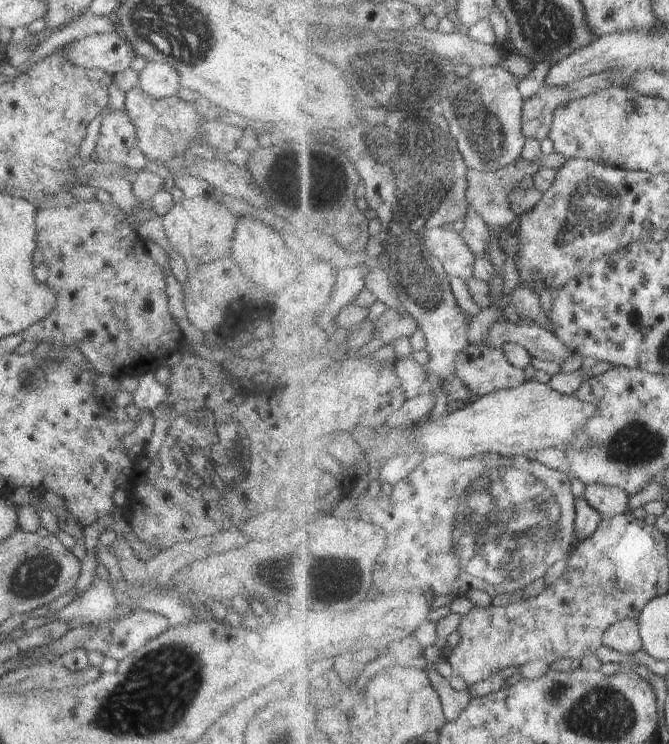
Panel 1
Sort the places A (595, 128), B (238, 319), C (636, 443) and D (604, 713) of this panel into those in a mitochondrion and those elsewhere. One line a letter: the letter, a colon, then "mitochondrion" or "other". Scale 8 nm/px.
A: other
B: other
C: mitochondrion
D: mitochondrion

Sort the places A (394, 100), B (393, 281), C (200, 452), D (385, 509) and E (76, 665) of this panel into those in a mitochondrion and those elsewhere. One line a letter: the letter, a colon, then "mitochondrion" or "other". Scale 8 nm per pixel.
A: mitochondrion
B: mitochondrion
C: mitochondrion
D: other
E: other

